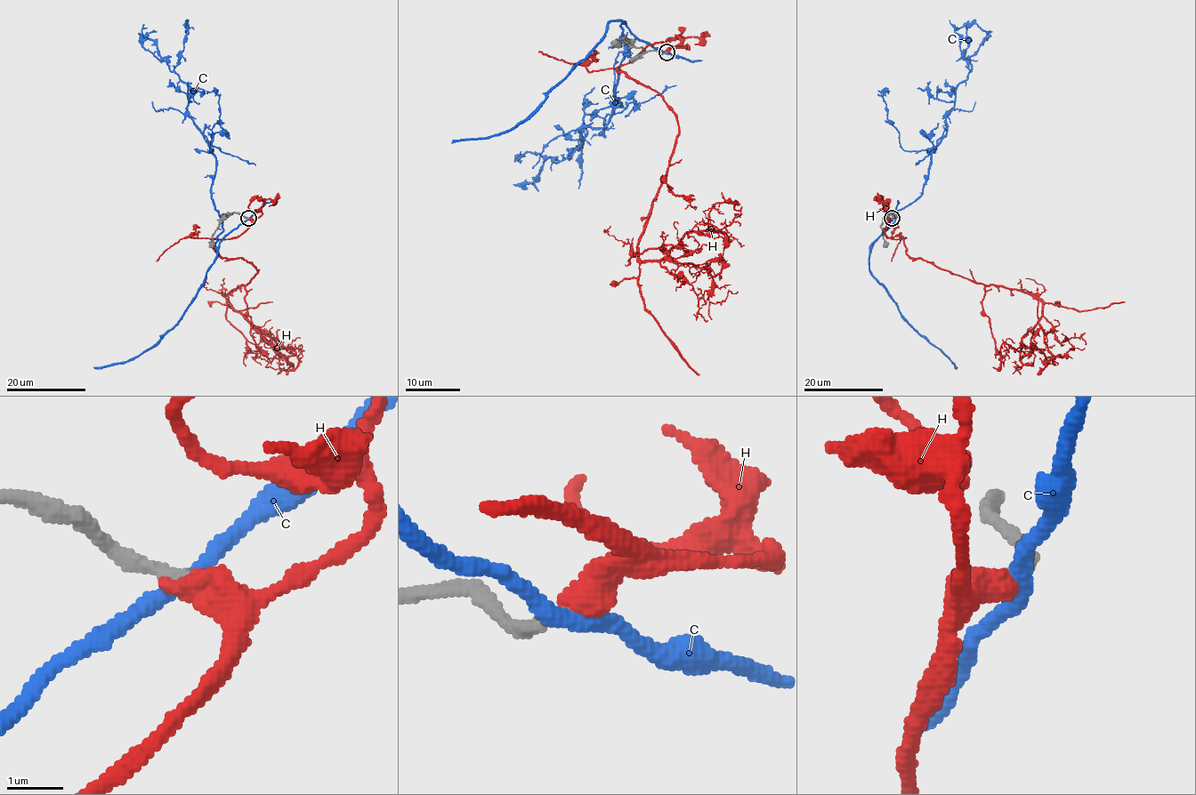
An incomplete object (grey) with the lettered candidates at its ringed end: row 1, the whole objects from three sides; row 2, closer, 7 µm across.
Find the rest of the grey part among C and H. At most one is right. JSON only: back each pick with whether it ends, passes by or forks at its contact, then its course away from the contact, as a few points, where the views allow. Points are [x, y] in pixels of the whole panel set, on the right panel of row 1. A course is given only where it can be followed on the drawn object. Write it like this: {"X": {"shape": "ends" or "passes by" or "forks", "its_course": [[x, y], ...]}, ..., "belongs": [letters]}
{"H": {"shape": "ends", "its_course": [[892, 218], [884, 235], [902, 238], [910, 257], [1038, 300], [1042, 317], [1022, 350], [1004, 344], [993, 366]]}, "belongs": ["H"]}

